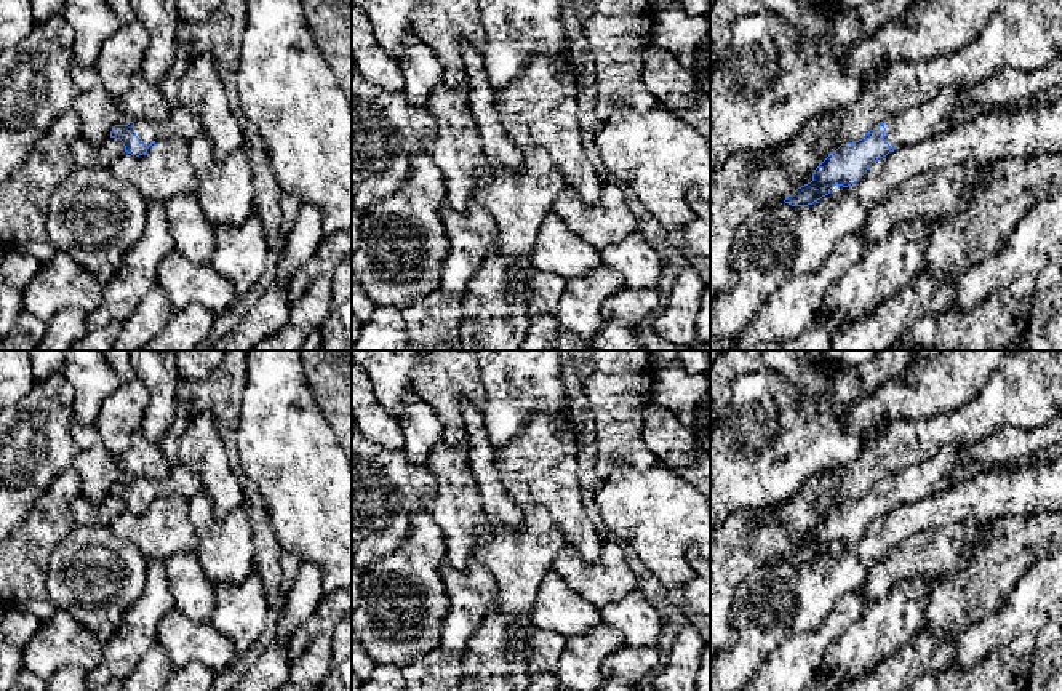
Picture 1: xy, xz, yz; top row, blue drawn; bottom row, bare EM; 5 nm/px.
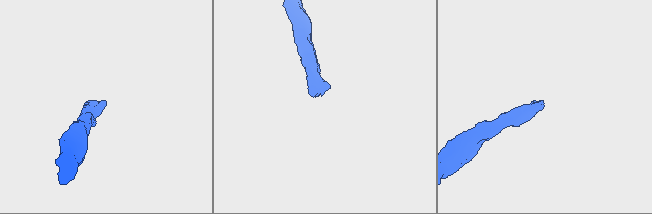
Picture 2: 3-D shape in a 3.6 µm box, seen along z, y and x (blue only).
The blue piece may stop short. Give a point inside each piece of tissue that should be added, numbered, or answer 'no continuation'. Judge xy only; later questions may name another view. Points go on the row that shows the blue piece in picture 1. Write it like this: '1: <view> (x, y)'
1: xy (181, 122)

